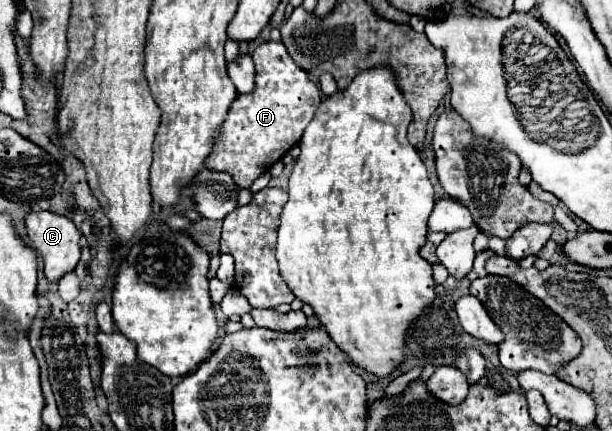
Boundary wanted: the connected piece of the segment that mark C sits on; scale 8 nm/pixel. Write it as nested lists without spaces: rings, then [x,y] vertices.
[[[40,210],[40,212],[30,212],[26,216],[26,230],[28,230],[28,238],[32,242],[32,248],[38,256],[42,256],[44,260],[44,276],[48,278],[48,282],[58,282],[62,276],[74,272],[78,260],[80,260],[80,230],[74,226],[72,220]]]

